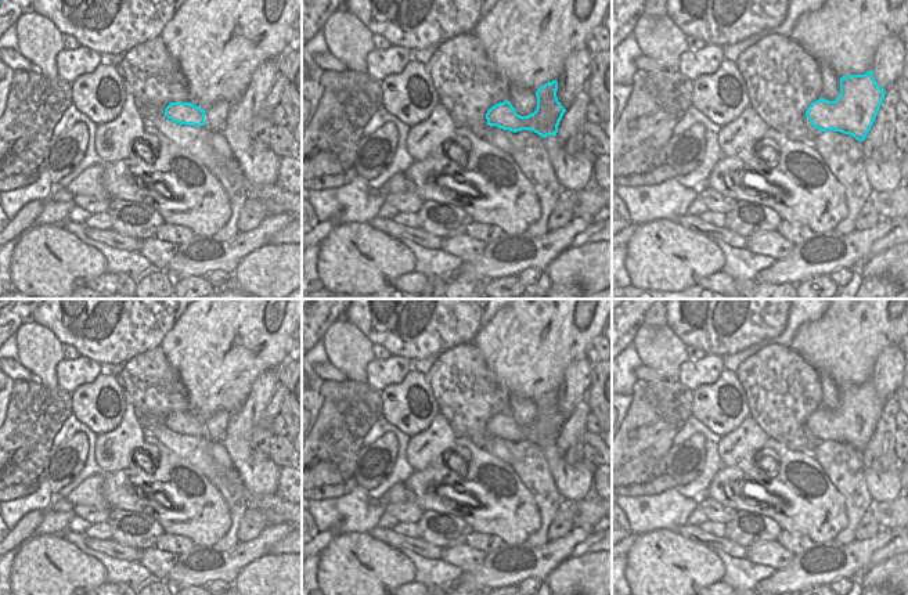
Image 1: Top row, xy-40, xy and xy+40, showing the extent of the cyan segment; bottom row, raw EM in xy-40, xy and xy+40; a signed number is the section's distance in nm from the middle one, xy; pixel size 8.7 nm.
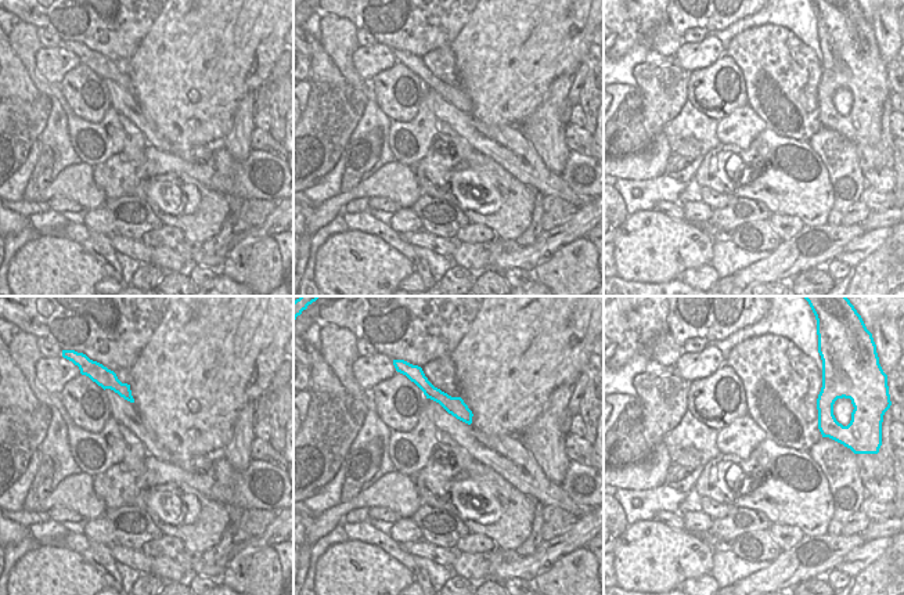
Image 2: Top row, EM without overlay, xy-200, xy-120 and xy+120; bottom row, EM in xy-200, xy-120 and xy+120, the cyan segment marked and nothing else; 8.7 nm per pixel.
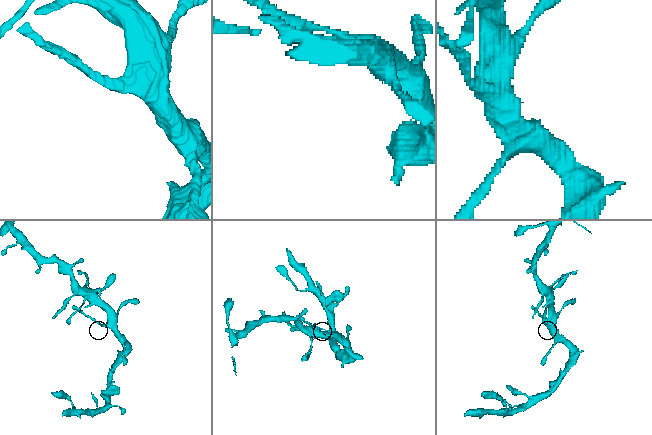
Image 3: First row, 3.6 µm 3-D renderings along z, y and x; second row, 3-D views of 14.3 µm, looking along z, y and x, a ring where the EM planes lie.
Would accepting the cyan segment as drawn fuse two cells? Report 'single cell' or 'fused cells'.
fused cells

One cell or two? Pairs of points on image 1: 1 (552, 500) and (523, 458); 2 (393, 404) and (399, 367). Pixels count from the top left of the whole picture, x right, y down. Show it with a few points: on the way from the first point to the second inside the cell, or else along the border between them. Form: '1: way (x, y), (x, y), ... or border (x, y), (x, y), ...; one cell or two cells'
1: way (544, 490), (532, 468); one cell
2: border (411, 370), (400, 382), (388, 383), (379, 392); two cells

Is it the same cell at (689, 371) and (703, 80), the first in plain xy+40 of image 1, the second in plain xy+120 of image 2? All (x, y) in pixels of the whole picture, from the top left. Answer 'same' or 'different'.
different

